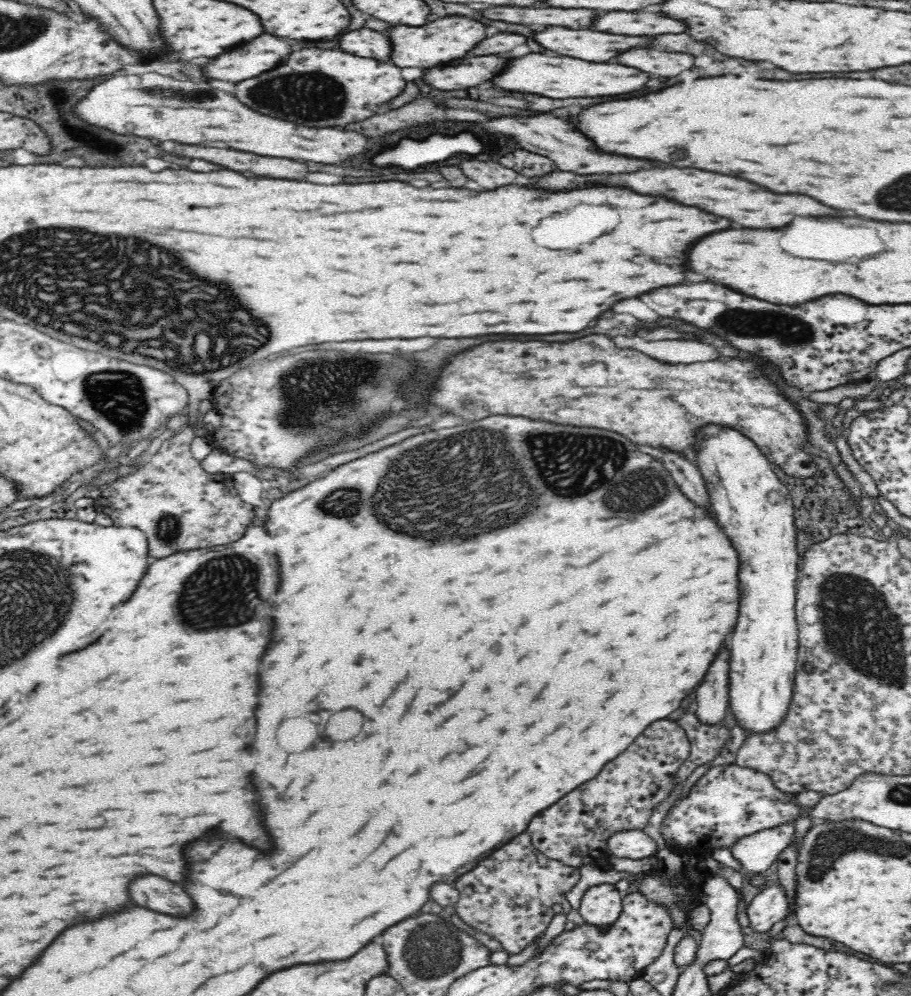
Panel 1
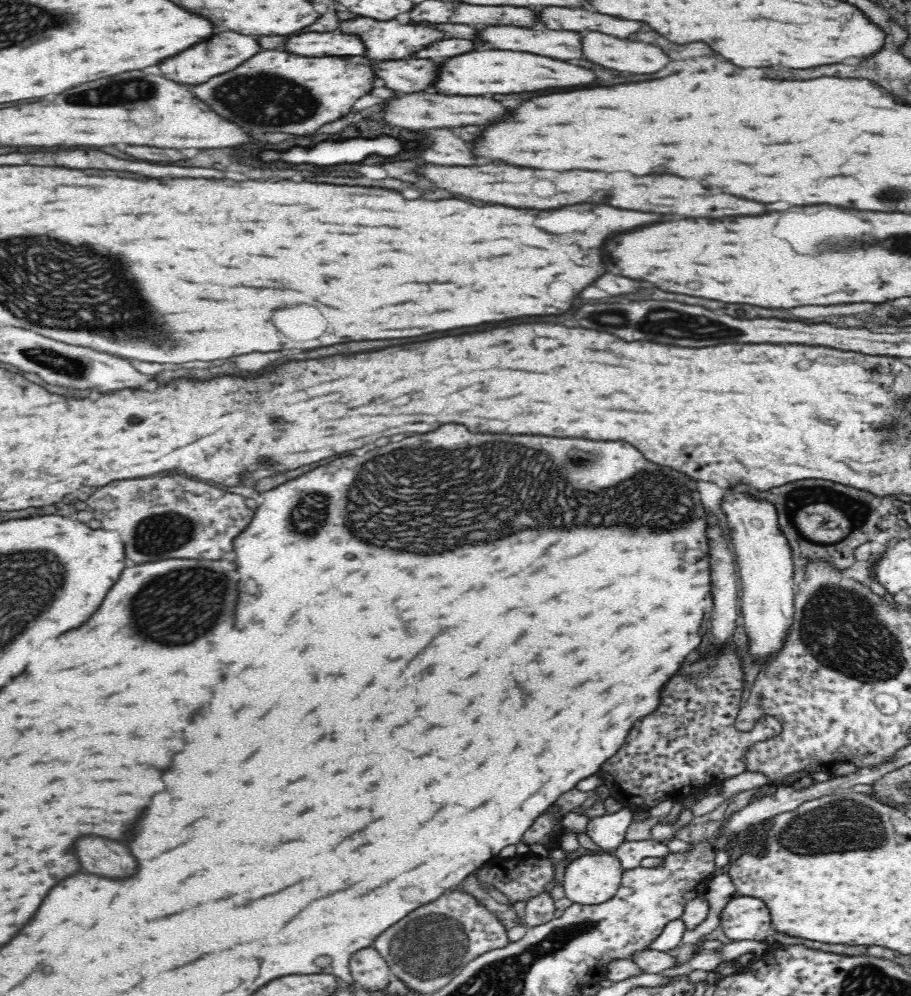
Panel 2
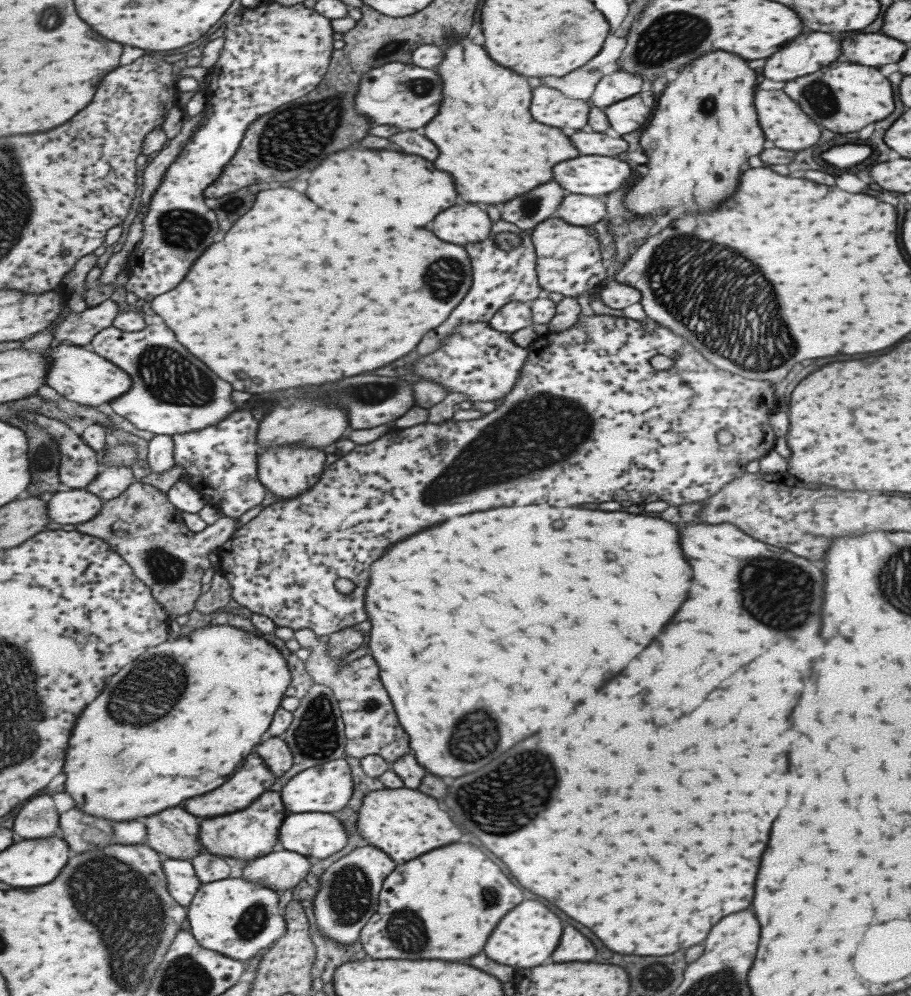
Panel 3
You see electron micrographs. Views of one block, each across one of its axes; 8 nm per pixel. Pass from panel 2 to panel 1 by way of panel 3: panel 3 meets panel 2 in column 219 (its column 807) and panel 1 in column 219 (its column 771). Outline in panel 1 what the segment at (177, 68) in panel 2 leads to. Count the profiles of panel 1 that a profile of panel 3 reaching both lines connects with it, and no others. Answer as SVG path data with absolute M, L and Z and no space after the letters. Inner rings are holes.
M260 34L258 38L252 38L252 42L244 42L226 54L218 54L218 58L202 64L200 70L202 76L210 80L238 82L278 66L290 50L292 48L284 40L270 34Z

